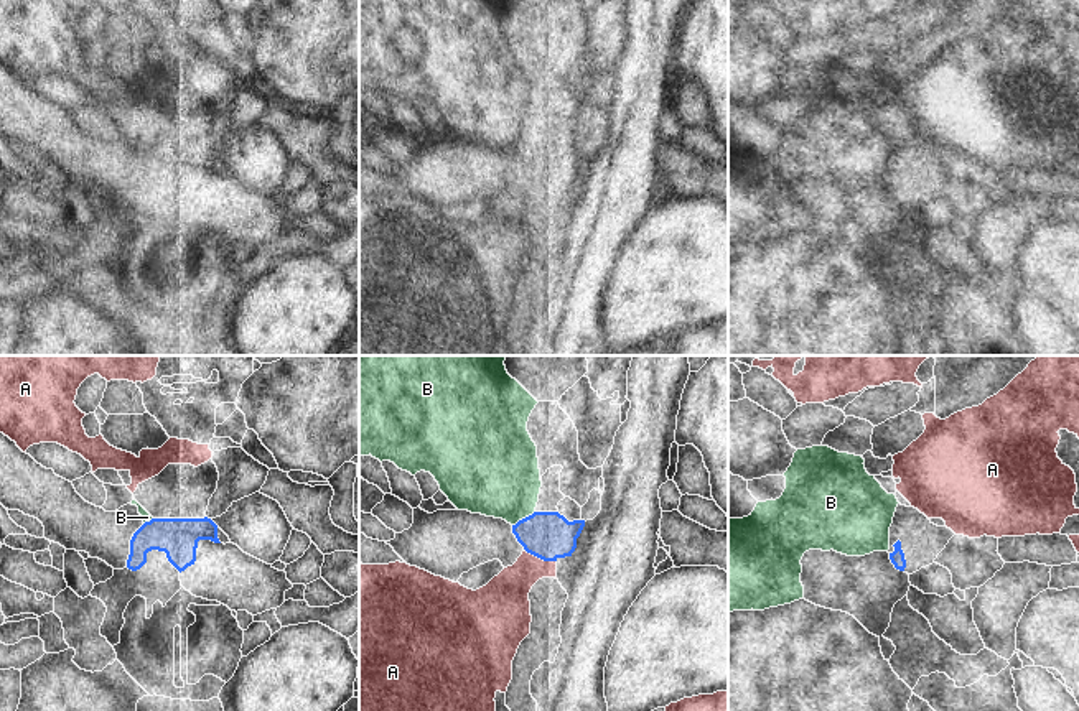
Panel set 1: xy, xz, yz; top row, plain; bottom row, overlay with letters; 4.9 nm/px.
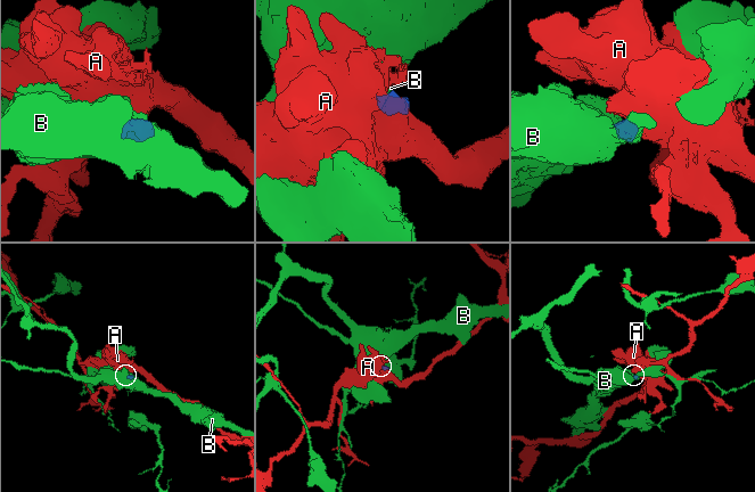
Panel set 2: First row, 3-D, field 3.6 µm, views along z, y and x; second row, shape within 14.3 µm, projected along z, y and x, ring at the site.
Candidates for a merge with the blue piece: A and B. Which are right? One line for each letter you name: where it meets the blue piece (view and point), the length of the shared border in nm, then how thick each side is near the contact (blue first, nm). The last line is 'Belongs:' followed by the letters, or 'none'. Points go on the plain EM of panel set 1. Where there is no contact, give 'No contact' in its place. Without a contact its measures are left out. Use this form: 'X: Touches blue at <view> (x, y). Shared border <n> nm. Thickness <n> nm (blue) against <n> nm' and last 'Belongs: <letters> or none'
Belongs: none.

